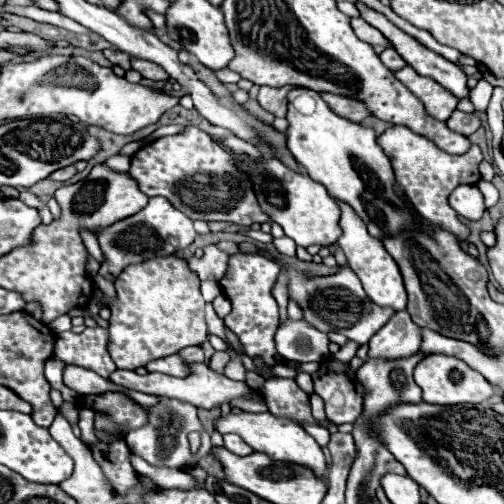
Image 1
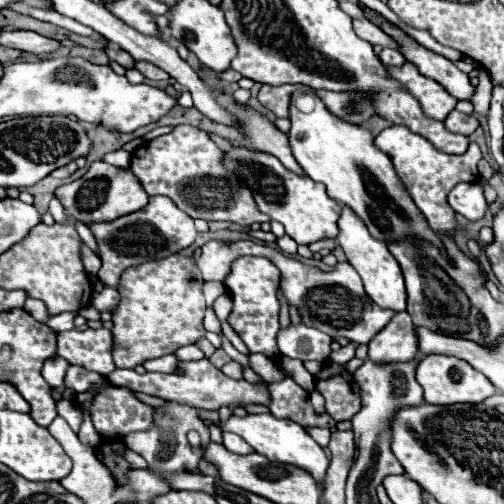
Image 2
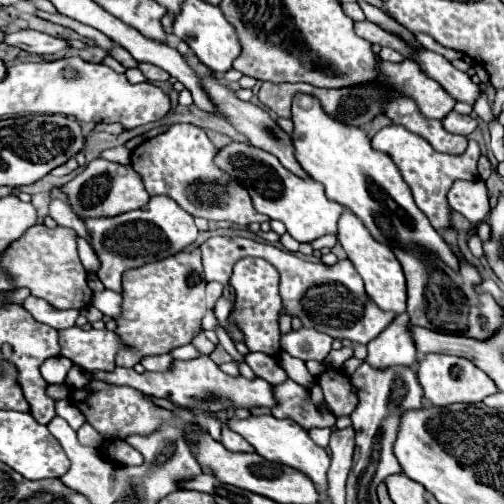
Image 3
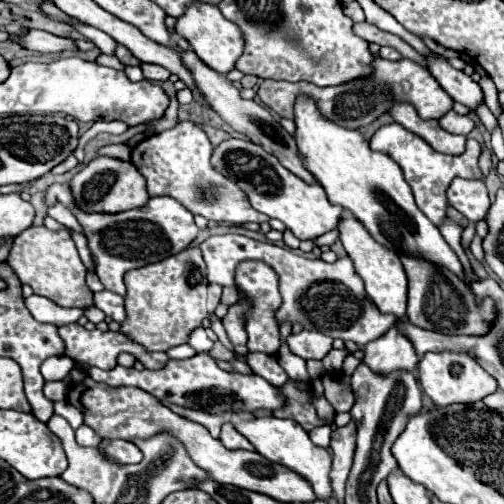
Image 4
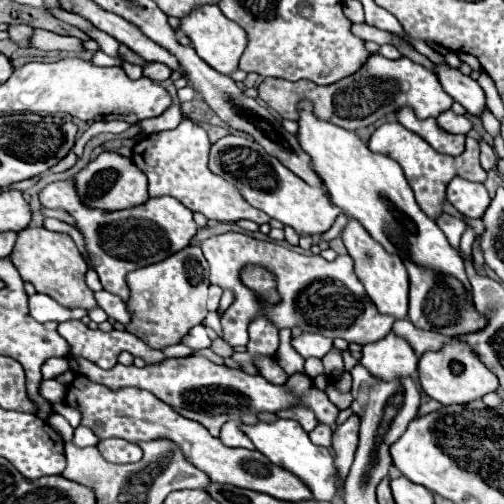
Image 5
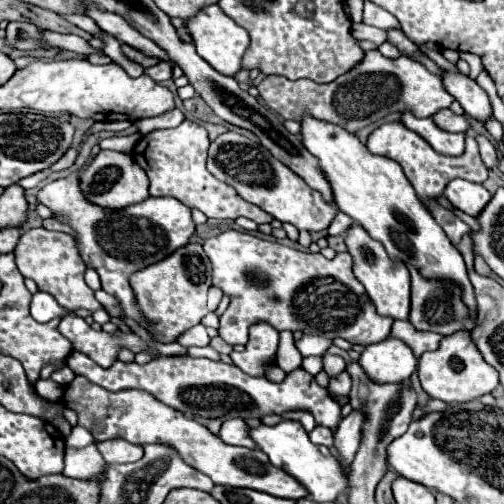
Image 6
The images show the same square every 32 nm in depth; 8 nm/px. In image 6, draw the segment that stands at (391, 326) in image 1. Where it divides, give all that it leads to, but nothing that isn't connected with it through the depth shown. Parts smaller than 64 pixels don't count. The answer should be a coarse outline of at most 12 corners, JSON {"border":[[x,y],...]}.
{"border":[[396,338],[366,346],[358,362],[376,384],[404,382],[416,370]]}

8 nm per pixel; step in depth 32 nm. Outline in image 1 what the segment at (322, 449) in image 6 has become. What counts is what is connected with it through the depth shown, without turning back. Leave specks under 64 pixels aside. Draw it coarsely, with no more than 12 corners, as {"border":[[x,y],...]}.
{"border":[[270,412],[234,414],[214,424],[272,460],[322,478],[322,448],[300,424]]}

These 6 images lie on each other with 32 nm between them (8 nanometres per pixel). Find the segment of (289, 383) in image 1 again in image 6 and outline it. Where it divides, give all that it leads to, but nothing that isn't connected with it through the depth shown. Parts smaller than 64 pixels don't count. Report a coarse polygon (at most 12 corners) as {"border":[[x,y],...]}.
{"border":[[288,412],[288,420],[298,420],[306,432],[316,426],[310,412]]}

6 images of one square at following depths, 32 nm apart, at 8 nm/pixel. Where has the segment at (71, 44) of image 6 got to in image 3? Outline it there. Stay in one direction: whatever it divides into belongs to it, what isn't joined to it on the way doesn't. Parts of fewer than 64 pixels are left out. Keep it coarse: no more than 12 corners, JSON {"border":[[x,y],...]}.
{"border":[[36,30],[8,32],[4,42],[34,54],[70,48],[68,40]]}

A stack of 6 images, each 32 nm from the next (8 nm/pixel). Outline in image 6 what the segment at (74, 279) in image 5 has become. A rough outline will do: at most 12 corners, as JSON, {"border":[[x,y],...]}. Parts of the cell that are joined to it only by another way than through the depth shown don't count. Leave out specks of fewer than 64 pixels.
{"border":[[22,232],[24,278],[66,310],[104,308],[70,234]]}

